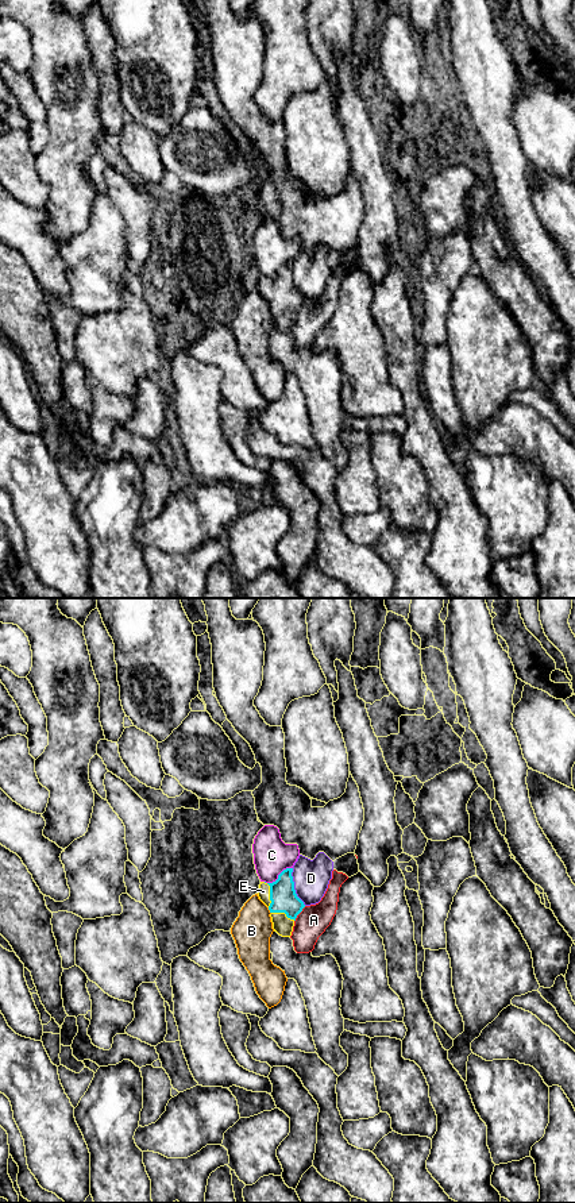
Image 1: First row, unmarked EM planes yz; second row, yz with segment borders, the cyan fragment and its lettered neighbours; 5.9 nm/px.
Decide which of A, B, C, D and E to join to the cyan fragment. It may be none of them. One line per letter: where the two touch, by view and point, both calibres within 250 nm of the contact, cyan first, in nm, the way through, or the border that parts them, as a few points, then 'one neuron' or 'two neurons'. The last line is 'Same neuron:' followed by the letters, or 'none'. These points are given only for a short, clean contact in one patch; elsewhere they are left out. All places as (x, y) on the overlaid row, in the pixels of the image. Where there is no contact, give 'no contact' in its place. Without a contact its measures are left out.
A: contact yz (298, 913); calibres 160 and 180 nm; border yz (305, 906), (294, 921); two neurons
B: contact yz (269, 909); calibres 160 and 240 nm; border yz (267, 907), (270, 913); two neurons
C: contact yz (278, 876); calibres 160 and 220 nm; two neurons
D: contact yz (293, 887); calibres 160 and 220 nm; two neurons
E: contact yz (270, 894); calibres 160 and 80 nm; way yz (284, 899), (270, 894), (263, 891); one neuron
Same neuron: E

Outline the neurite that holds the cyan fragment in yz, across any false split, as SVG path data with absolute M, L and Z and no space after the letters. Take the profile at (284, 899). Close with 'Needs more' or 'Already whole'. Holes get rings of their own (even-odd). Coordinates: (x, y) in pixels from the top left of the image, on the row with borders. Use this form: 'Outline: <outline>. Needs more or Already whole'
Outline: M293 868L283 870L273 883L261 882L259 899L269 907L273 929L282 937L290 937L297 915L305 907L297 897L292 876Z. Needs more

